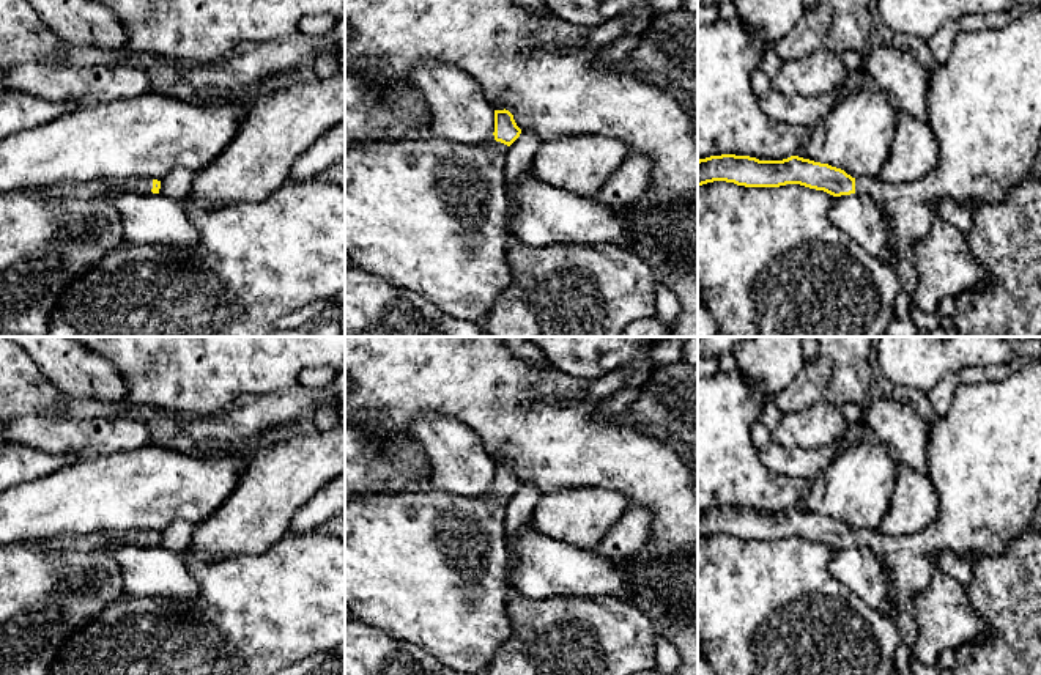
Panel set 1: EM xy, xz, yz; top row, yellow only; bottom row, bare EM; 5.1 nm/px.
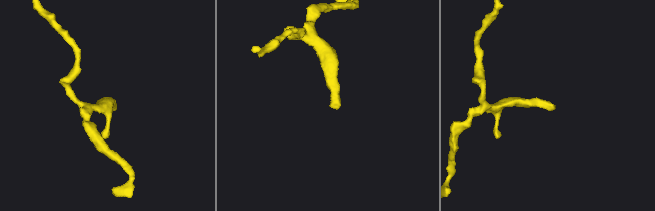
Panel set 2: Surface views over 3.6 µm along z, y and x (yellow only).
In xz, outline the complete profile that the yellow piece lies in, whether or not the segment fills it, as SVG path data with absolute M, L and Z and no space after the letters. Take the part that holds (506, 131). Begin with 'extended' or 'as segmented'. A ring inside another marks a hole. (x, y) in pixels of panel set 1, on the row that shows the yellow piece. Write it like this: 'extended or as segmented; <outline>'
extended; M495 110L495 143L455 143L436 135L392 145L369 142L345 146L345 253L351 263L400 288L420 294L446 316L482 324L512 283L506 261L510 241L506 217L510 201L504 179L507 148L520 137L509 110Z

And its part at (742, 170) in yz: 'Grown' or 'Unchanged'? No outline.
Grown

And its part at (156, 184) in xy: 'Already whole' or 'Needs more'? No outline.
Needs more

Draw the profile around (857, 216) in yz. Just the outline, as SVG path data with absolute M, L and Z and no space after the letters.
M855 192L833 197L828 216L836 228L844 231L869 255L890 264L888 228L880 209L869 195Z

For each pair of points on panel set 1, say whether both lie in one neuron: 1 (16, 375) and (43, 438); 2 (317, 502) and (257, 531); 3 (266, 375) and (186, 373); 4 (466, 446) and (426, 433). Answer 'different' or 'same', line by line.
1: different
2: different
3: same
4: same

